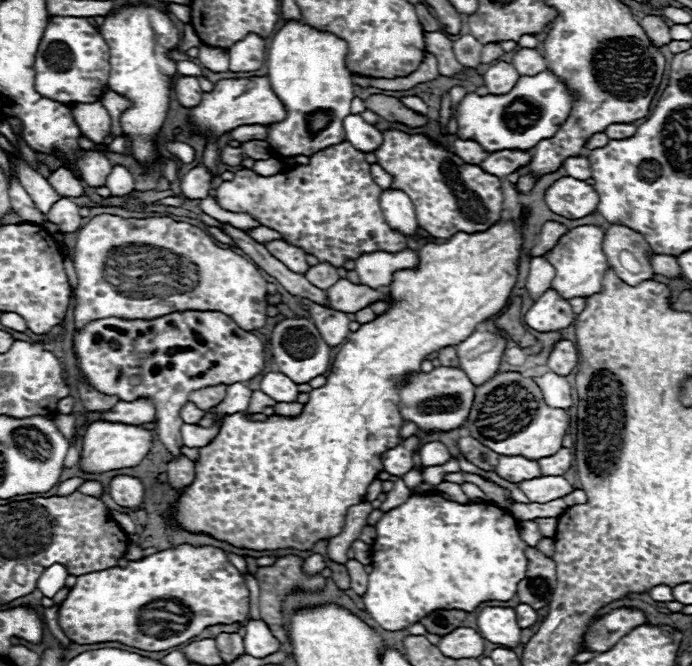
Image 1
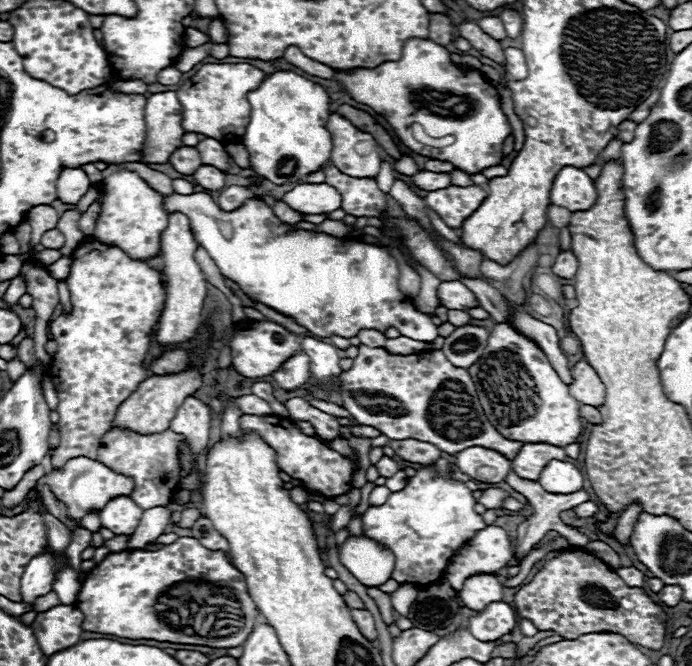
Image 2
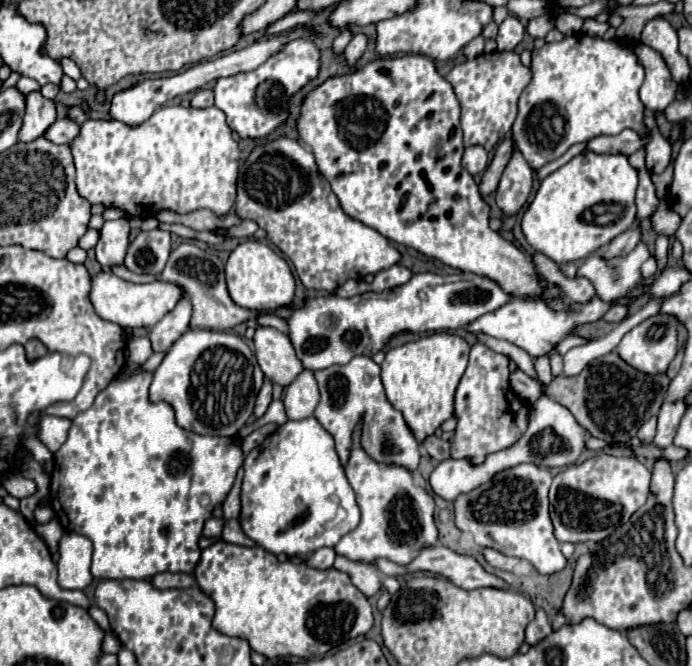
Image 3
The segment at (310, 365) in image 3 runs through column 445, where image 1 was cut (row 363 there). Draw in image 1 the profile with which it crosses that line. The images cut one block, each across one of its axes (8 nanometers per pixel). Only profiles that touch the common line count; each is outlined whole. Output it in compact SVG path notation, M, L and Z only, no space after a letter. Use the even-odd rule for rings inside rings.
M286 318L278 322L270 334L270 344L272 344L272 356L278 366L278 372L286 374L296 384L310 382L312 378L324 374L330 368L332 348L324 342L324 338L320 336L314 322L310 322L310 318Z

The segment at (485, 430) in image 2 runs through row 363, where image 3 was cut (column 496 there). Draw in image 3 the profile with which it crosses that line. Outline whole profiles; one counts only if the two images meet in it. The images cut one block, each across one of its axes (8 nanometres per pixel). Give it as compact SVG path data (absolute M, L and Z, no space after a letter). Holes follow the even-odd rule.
M484 344L472 346L468 368L456 388L454 414L458 416L458 426L450 440L452 458L470 458L472 464L480 464L486 454L508 448L522 436L528 424L528 404L520 402L510 390L508 374L508 358L504 354L496 354Z

